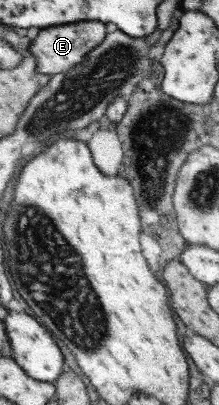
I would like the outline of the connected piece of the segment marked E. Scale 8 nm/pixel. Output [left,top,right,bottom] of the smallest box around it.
[29,22,105,74]

